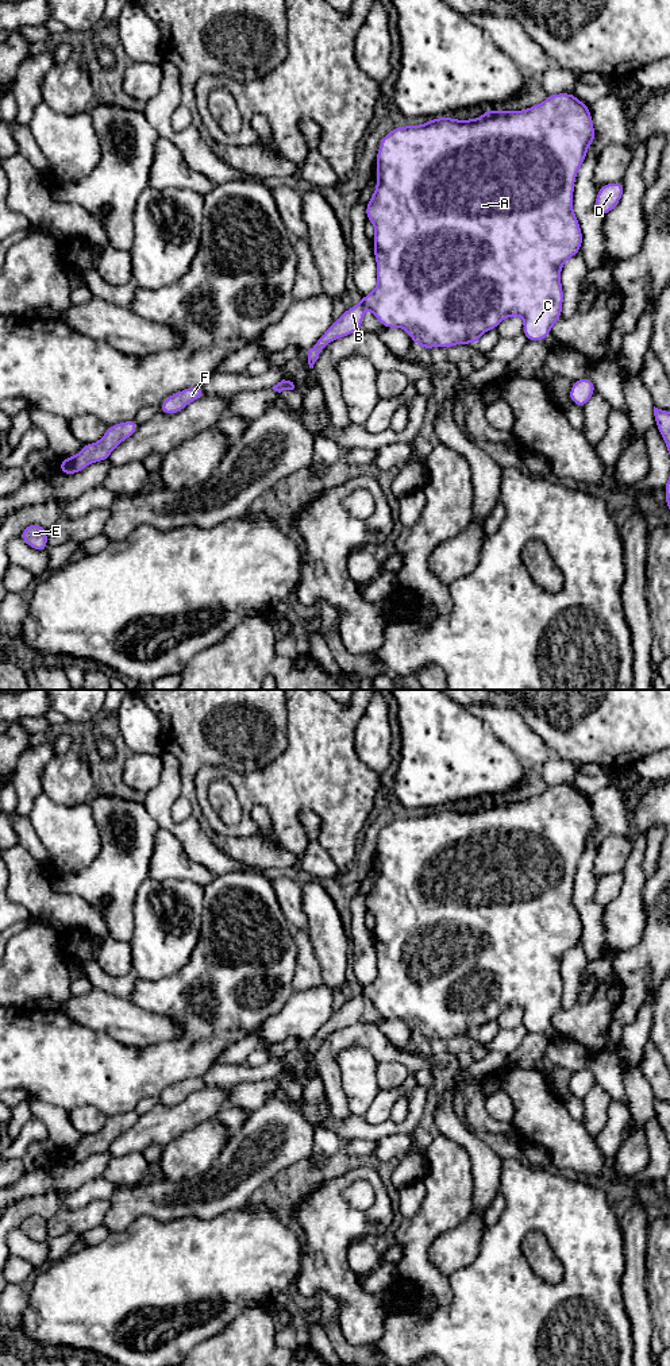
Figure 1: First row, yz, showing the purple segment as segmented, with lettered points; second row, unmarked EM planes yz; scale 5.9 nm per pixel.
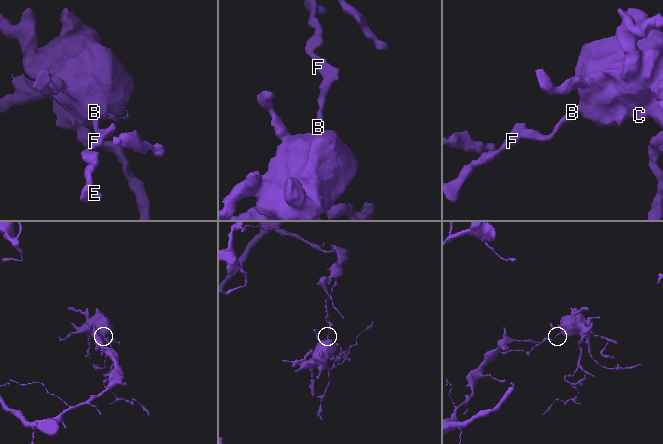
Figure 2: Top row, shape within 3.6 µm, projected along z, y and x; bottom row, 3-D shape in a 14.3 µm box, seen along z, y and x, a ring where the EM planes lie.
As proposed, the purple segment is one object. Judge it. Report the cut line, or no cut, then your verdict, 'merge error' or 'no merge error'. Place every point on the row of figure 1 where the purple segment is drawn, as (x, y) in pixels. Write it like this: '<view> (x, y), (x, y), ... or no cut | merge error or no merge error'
yz (361, 301), (366, 307) | merge error

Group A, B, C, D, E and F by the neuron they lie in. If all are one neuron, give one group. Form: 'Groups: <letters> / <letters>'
Groups: A C D / B E F

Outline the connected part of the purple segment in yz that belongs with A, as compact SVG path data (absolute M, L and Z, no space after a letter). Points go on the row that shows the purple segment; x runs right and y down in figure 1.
M574 93L548 94L538 105L521 111L486 109L481 117L458 120L454 117L428 119L423 126L394 127L381 138L377 151L377 185L366 205L366 219L374 224L373 250L377 262L377 286L362 297L382 328L400 327L421 348L450 348L455 344L477 344L480 336L511 316L524 319L523 335L528 342L542 342L562 316L563 288L561 270L563 263L578 254L582 246L582 231L573 211L574 182L581 165L585 162L588 147L594 142L596 134L590 116L590 107L578 100Z

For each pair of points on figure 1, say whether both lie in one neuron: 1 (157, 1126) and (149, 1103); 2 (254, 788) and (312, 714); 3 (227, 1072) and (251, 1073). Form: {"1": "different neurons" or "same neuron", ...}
{"1": "different neurons", "2": "same neuron", "3": "same neuron"}

